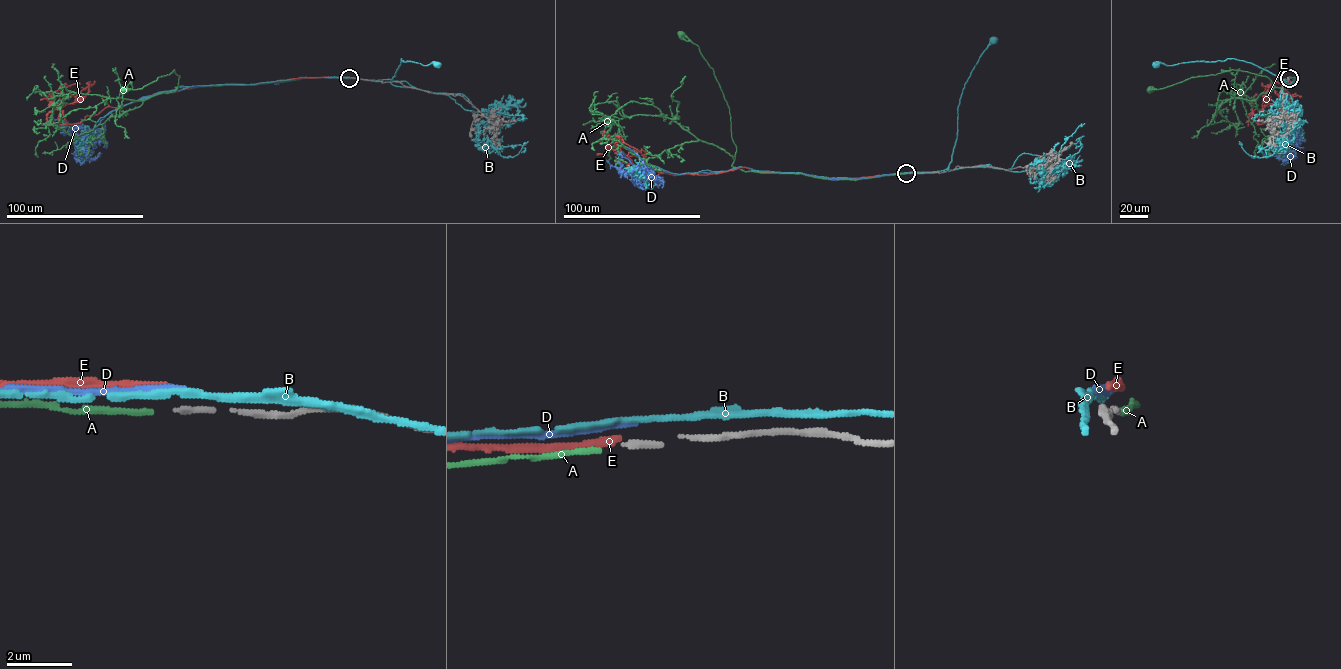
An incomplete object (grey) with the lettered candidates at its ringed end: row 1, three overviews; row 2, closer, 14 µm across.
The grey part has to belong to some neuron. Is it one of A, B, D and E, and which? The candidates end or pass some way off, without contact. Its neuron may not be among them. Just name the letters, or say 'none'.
A

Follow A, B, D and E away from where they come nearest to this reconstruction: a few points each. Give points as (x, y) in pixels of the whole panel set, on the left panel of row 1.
A: (349, 78), (304, 77), (175, 88), (180, 76), (174, 69), (142, 88), (124, 89)
B: (349, 77), (391, 79), (401, 58), (422, 65), (437, 65)
D: (349, 77), (195, 86), (158, 92), (110, 111), (85, 136), (65, 133), (65, 124), (61, 120), (49, 121)
E: (349, 77), (194, 86), (106, 107), (79, 123), (61, 125), (60, 109), (81, 101), (89, 91), (87, 83)

